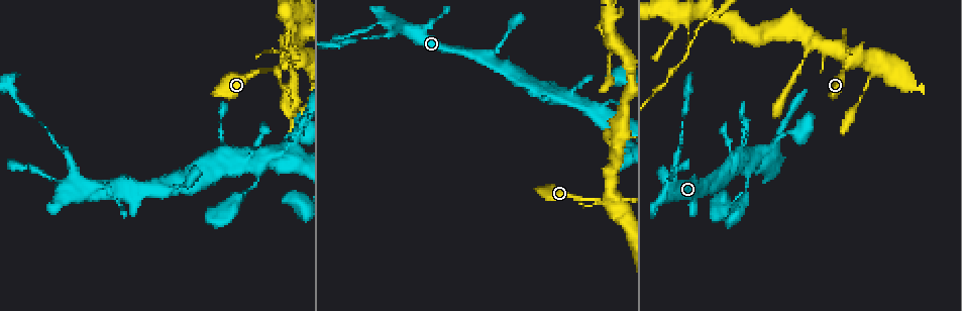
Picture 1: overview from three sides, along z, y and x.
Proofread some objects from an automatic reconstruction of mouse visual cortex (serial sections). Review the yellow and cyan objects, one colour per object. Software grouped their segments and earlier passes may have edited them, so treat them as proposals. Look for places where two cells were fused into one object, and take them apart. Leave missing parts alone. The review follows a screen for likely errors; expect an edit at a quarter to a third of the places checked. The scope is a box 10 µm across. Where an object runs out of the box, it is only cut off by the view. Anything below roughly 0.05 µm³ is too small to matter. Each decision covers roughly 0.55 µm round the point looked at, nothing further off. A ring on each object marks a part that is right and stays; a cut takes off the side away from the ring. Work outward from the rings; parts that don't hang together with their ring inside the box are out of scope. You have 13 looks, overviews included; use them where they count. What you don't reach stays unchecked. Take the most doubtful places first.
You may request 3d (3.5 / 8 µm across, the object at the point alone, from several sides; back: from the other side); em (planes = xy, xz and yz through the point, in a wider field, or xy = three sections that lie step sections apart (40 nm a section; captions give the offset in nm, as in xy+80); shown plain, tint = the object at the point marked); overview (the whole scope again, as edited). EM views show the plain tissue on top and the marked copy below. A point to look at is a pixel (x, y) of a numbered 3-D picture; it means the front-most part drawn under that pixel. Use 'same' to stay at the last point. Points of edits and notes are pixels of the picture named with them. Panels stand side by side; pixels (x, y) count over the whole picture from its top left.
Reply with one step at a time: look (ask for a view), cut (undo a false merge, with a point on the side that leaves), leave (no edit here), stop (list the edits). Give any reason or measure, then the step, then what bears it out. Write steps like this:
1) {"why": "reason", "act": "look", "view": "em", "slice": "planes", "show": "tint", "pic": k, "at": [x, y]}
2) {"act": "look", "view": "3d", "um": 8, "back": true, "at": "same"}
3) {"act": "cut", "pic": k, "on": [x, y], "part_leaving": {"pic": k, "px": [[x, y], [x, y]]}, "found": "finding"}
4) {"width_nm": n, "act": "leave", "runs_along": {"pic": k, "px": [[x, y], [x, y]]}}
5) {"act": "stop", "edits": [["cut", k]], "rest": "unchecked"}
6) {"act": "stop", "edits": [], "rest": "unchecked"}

{"why": "sudden change in width", "act": "look", "view": "3d", "um": 3.5, "pic": 1, "at": [386, 33]}

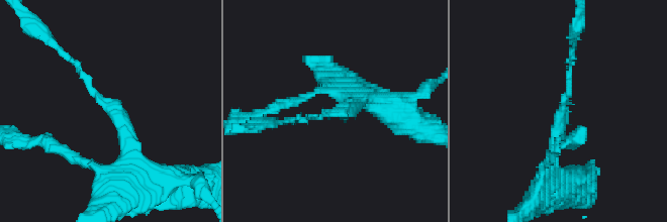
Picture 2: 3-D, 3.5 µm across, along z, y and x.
{"arm_widths_nm": [100, 250], "why": "now the EM", "act": "look", "view": "em", "slice": "xy", "step": 5, "show": "tint", "pic": 2, "at": [113, 111]}

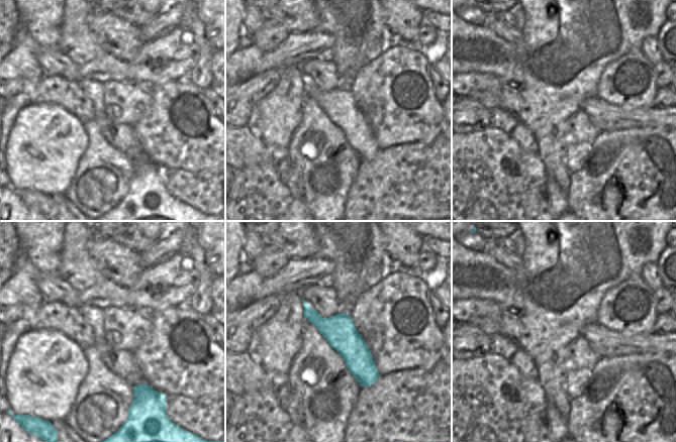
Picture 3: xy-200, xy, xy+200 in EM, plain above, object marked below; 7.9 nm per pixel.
{"act": "cut", "pic": 2, "on": [117, 106], "part_leaving": {"pic": 2, "px": [[128, 139], [125, 123], [72, 62]]}, "found": "two cells meet here"}

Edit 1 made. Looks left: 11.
{"why": "thick turns thin", "act": "look", "view": "3d", "um": 3.5, "pic": 1, "at": [612, 207]}

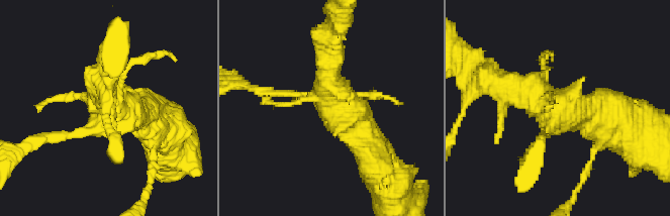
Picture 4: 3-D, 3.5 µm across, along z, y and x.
{"act": "look", "view": "em", "slice": "xy", "step": 2, "show": "tint", "pic": 4, "at": [334, 105]}

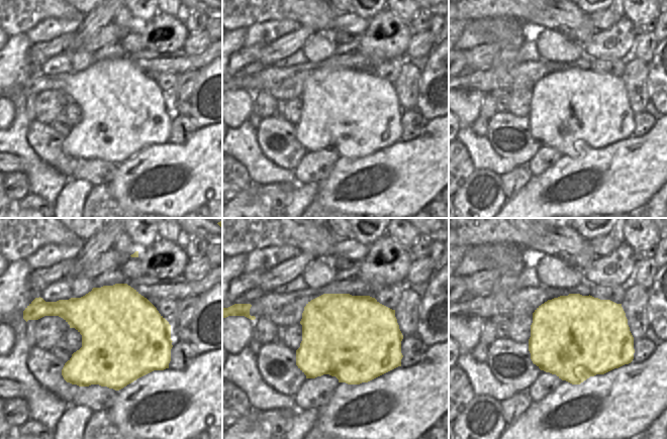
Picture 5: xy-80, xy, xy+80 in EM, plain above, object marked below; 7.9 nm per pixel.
{"act": "look", "view": "em", "slice": "xy", "step": 1, "show": "tint", "at": "same"}

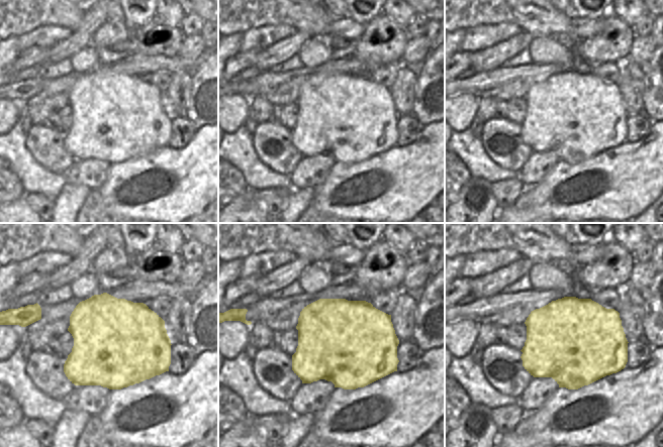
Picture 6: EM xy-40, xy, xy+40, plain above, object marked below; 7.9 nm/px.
{"act": "leave", "runs_along": {"pic": 4, "px": [[50, 137], [90, 131], [109, 113], [100, 85]]}, "found": "one cell here"}

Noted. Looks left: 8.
{"why": "calibre changes", "act": "look", "view": "3d", "um": 3.5, "pic": 1, "at": [483, 56]}

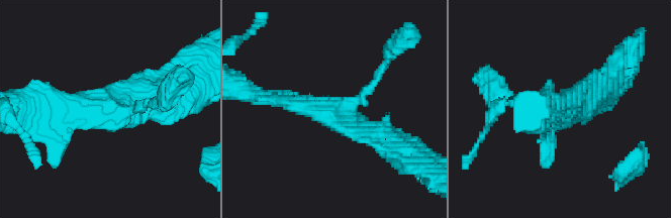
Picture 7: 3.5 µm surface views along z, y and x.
{"arms": 3, "arm_widths_nm": [150, 250, 400], "why": "now the EM", "act": "look", "view": "em", "slice": "xy", "step": 3, "show": "tint", "pic": 7, "at": [336, 114]}

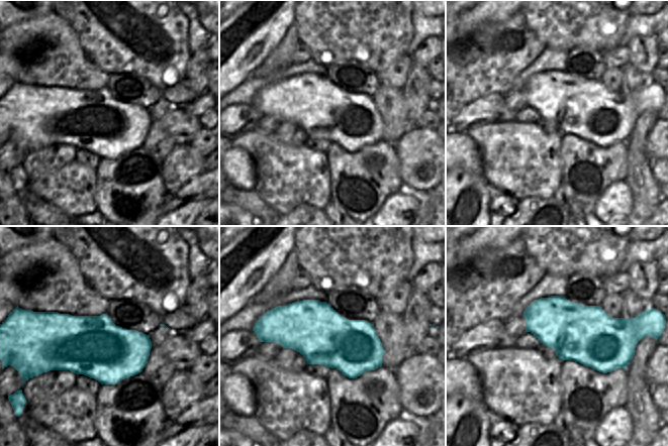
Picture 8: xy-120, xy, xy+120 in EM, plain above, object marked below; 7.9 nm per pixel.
{"act": "leave", "runs_along": {"pic": 7, "px": [[274, 98], [333, 111], [392, 144]]}, "found": "continuous, no second cell"}

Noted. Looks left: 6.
{"why": "redraw", "act": "look", "view": "overview"}

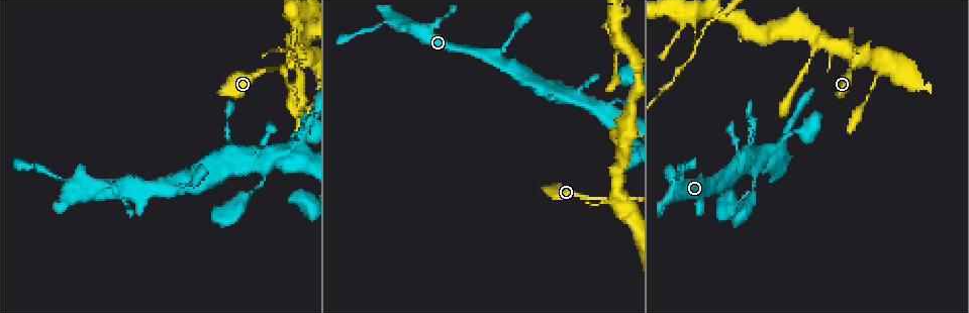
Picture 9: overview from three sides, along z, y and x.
{"why": "two arms in line, one across", "act": "look", "view": "3d", "um": 3.5, "pic": 9, "at": [298, 131]}

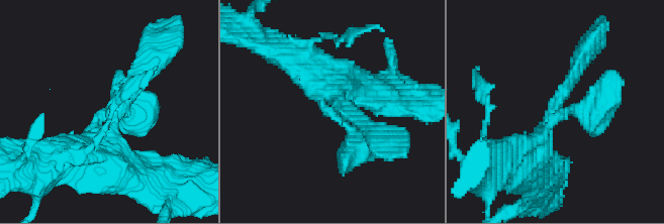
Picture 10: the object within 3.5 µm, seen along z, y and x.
{"arms": 3, "arm_widths_nm": [200, 350, 500], "why": "need the tissue", "act": "look", "view": "em", "slice": "xy", "step": 3, "show": "tint", "pic": 10, "at": [549, 112]}

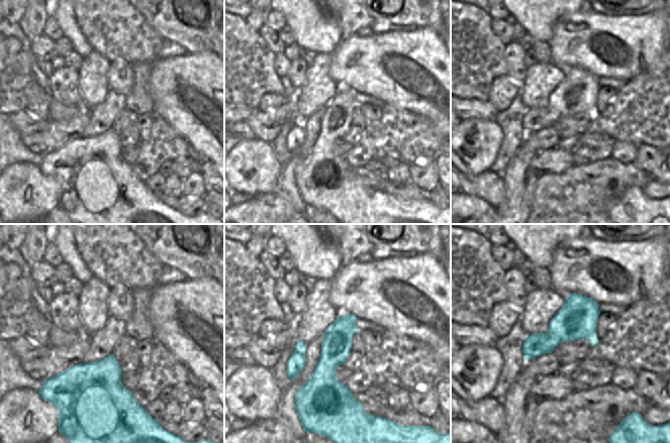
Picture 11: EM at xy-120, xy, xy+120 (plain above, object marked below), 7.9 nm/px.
{"act": "look", "view": "em", "slice": "xy", "step": 2, "show": "tint", "at": "same"}

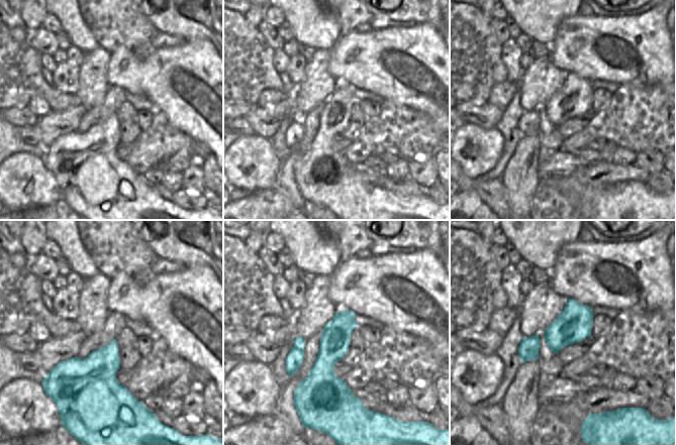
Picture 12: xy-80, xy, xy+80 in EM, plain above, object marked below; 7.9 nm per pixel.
{"act": "leave", "found": "all the same cell"}

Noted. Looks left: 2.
{"act": "stop", "edits": [["cut", 2]], "rest": "unchecked"}

